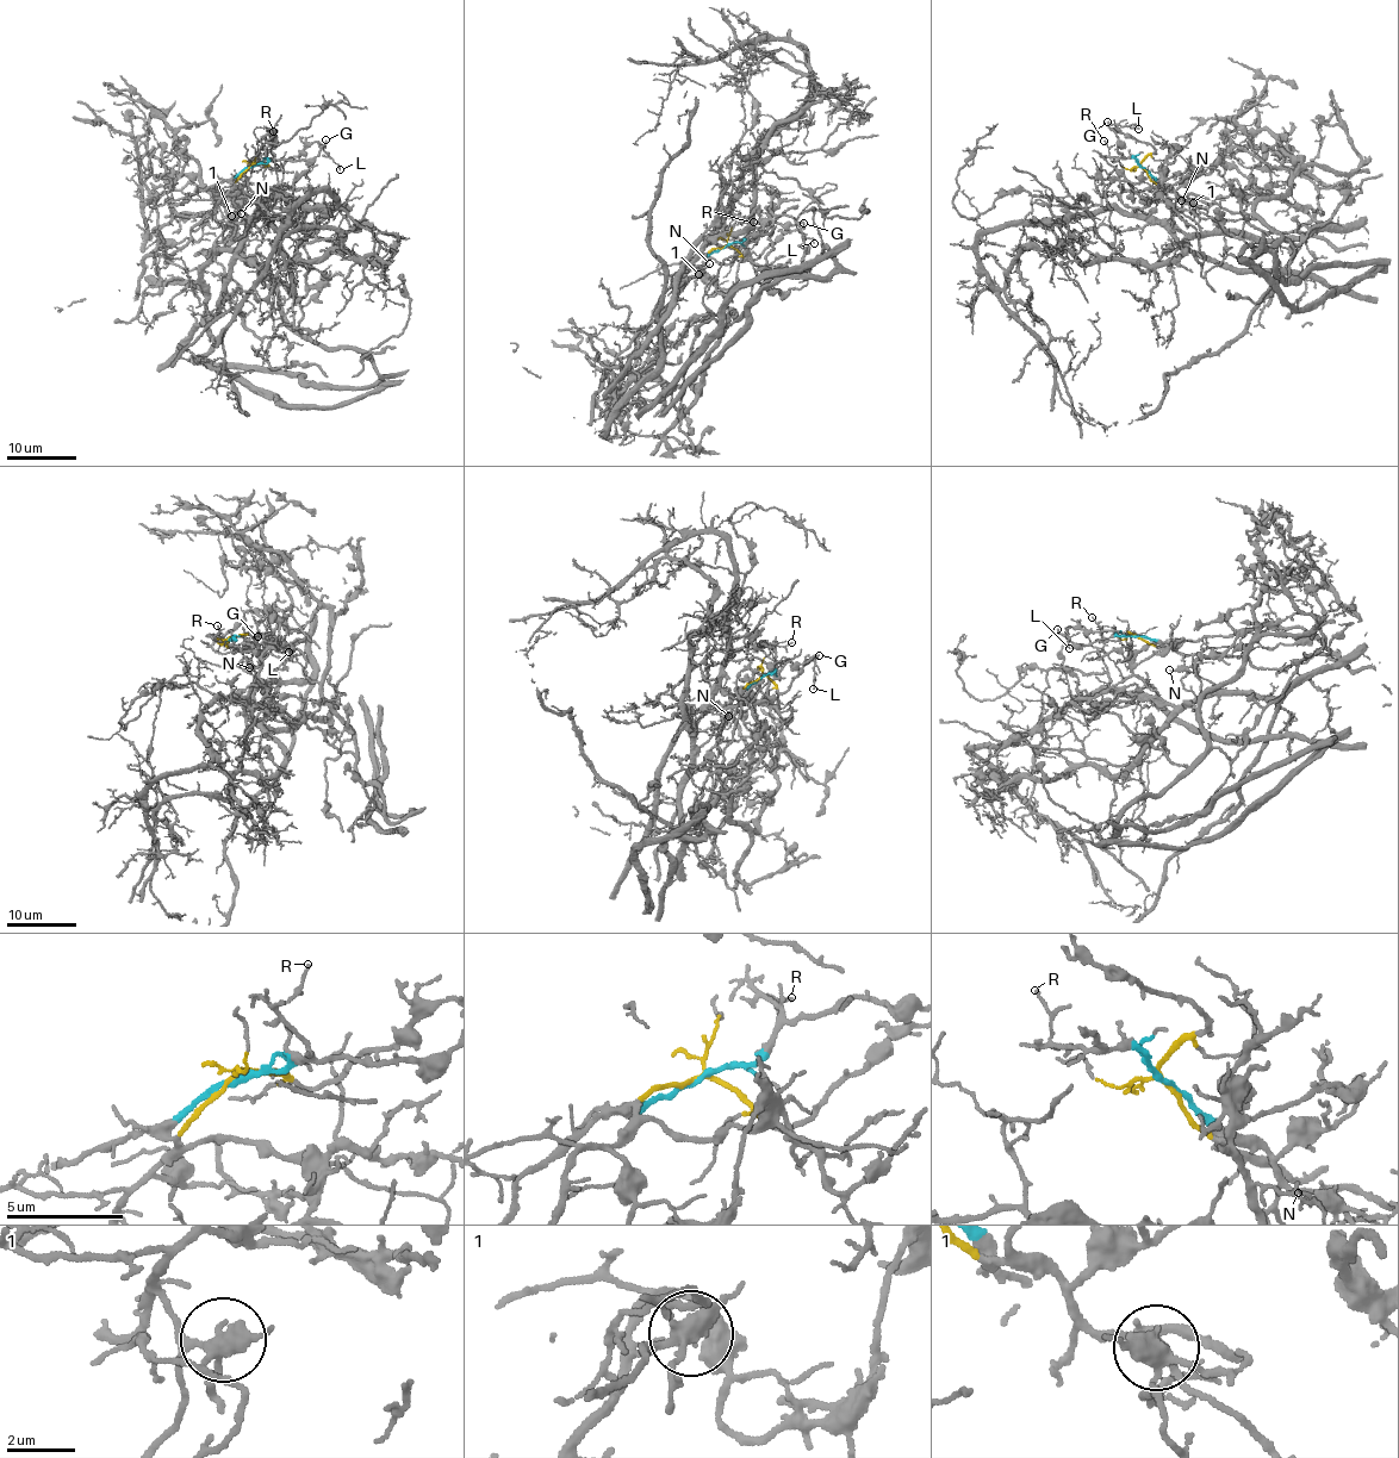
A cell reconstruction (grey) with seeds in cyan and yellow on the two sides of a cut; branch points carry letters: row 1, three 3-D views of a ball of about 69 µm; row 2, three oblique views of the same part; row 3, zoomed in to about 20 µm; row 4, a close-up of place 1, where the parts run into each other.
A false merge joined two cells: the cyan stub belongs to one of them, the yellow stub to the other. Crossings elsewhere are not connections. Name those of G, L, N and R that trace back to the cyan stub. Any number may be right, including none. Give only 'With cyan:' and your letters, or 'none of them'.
With cyan: G, R

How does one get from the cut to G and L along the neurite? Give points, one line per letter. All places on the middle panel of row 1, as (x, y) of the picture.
G: (725, 245), (740, 242), (751, 231), (772, 222), (803, 223)
L: (725, 245), (746, 260), (754, 259), (790, 231), (814, 243)

